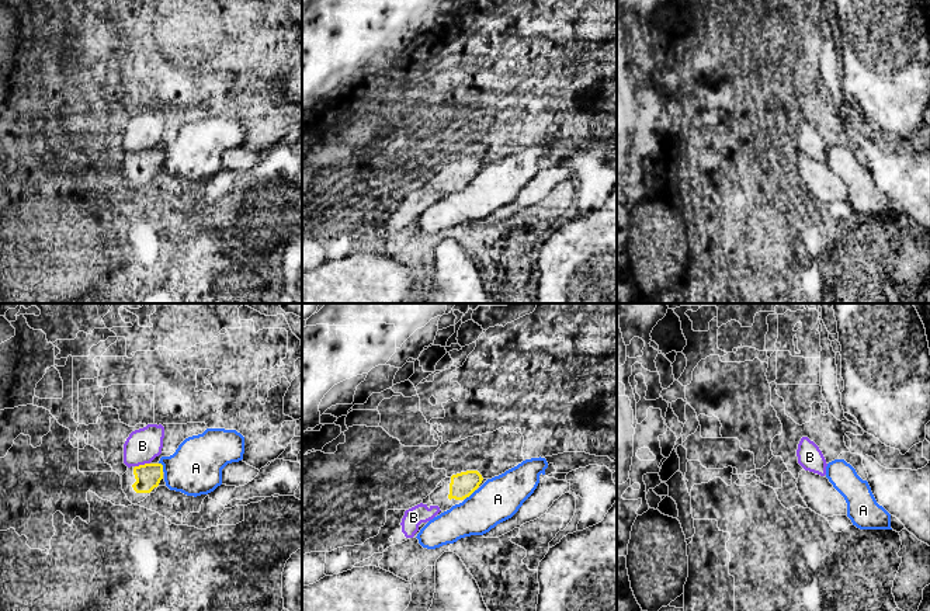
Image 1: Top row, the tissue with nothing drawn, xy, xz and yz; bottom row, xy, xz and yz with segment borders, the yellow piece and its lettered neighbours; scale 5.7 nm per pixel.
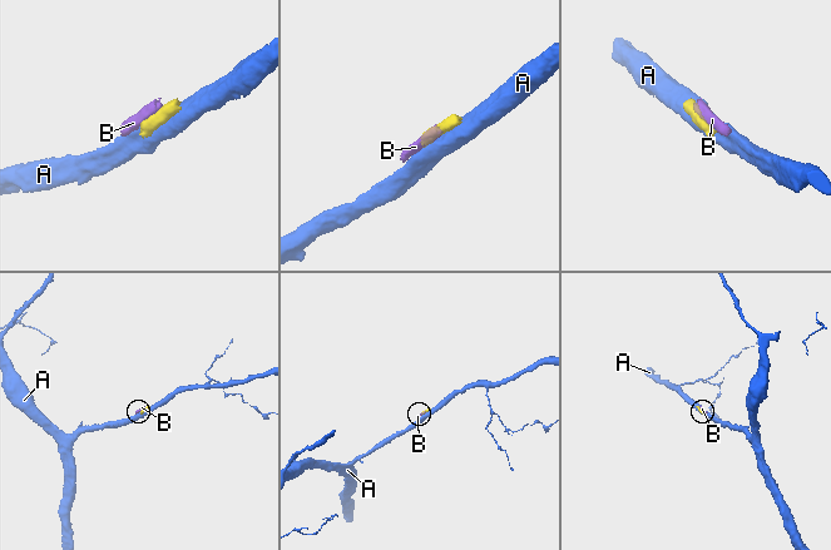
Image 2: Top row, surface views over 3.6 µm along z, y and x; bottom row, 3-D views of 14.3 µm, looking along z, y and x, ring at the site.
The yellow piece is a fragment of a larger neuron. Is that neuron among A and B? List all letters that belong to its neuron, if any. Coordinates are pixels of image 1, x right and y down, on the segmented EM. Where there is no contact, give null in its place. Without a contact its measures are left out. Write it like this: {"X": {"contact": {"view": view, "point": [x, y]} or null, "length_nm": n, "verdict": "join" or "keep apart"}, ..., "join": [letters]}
{"A": {"contact": {"view": "xz", "point": [469, 495]}, "length_nm": 90, "verdict": "keep apart"}, "B": {"contact": {"view": "xy", "point": [142, 465]}, "length_nm": 90, "verdict": "keep apart"}, "join": []}

